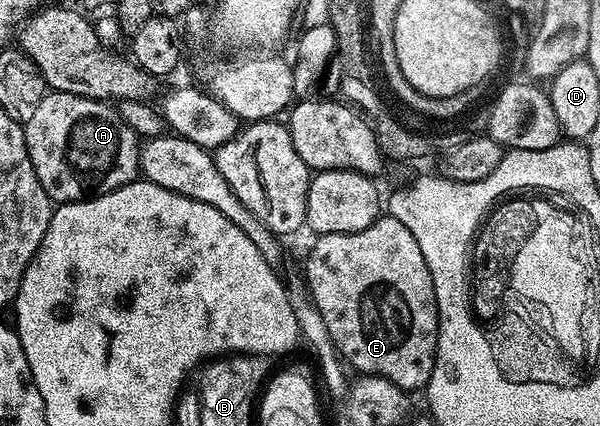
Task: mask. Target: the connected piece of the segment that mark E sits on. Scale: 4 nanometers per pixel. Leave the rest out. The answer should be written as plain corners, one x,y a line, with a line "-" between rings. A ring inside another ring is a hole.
382,214
364,230
318,236
315,241
306,260
309,299
324,318
338,355
362,376
388,378
388,382
407,390
425,389
438,349
438,303
428,262
424,262
412,230
394,216

